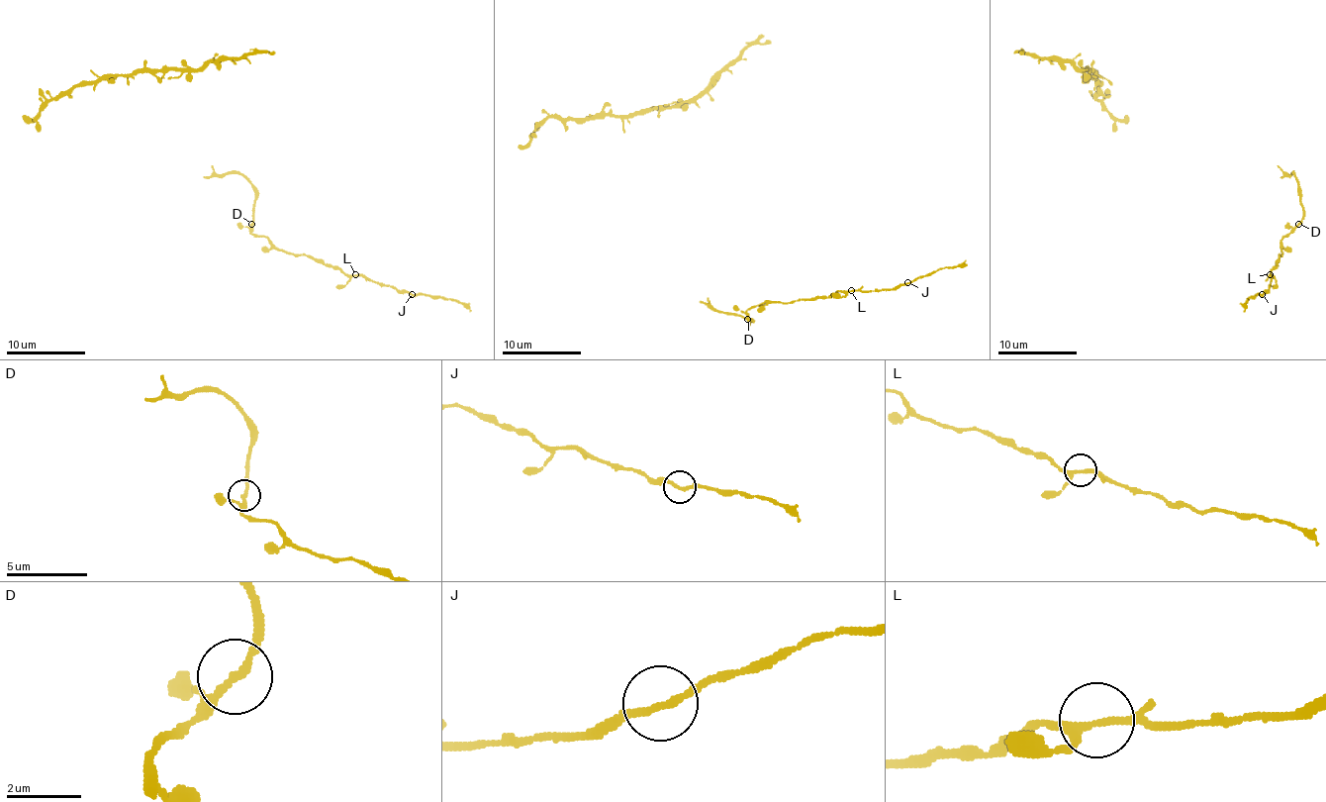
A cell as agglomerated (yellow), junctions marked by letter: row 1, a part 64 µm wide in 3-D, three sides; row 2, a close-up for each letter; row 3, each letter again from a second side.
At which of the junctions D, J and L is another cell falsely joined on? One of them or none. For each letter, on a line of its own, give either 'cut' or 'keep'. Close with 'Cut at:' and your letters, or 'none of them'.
D: keep
J: keep
L: keep
Cut at: none of them

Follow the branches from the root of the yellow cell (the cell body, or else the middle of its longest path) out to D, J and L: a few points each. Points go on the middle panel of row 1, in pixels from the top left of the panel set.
D: (707, 298), (716, 310), (748, 318), (750, 324), (748, 320)
J: (707, 298), (750, 324), (746, 312), (766, 302), (892, 290), (907, 282)
L: (707, 298), (716, 310), (748, 318), (750, 324), (746, 312), (766, 302), (815, 300), (851, 290)

